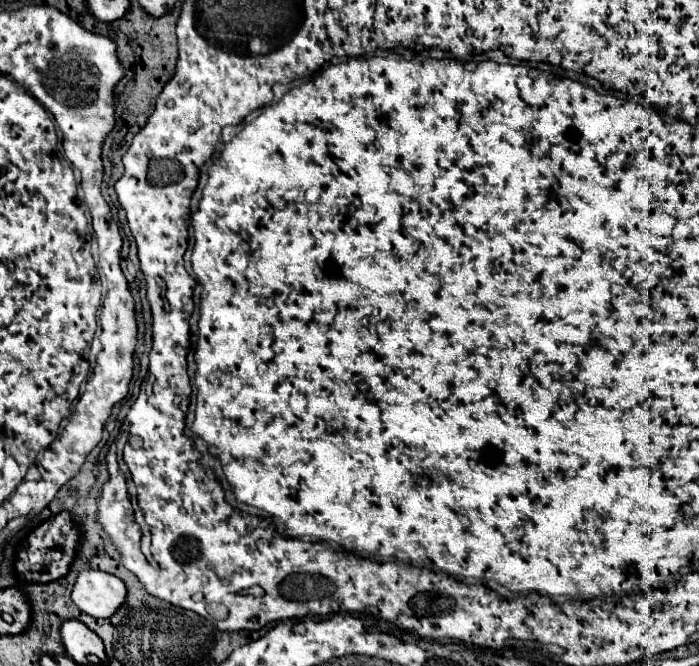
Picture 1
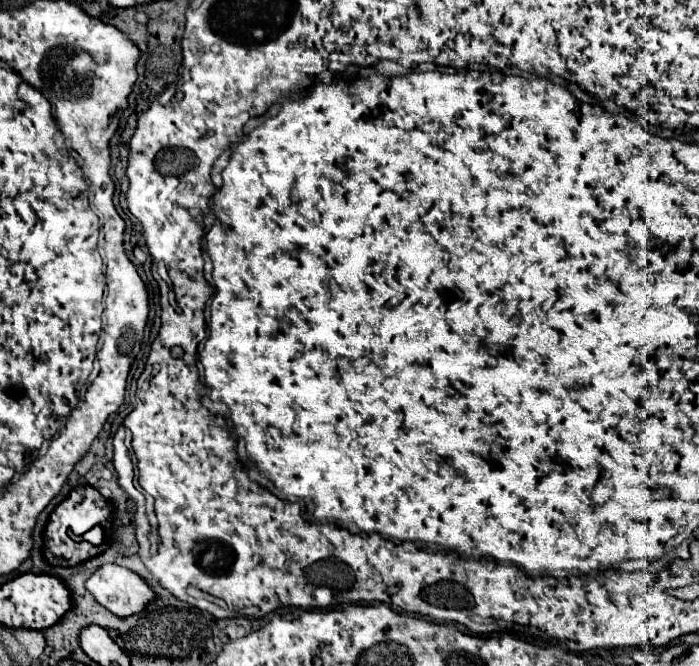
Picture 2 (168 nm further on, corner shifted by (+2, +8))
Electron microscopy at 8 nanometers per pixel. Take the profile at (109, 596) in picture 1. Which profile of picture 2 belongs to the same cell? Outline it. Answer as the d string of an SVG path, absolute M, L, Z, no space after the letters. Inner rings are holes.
M121 565L99 567L85 585L87 591L117 617L135 615L155 599L155 591L151 591L147 581Z

